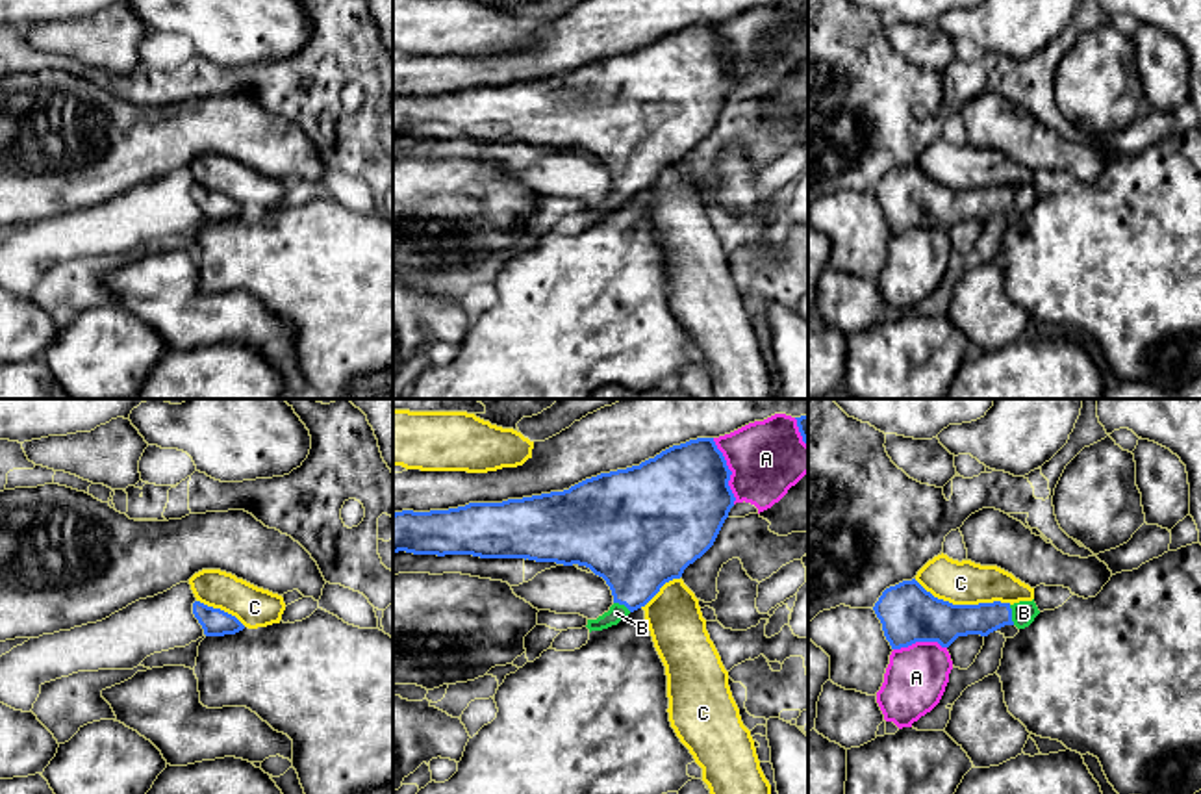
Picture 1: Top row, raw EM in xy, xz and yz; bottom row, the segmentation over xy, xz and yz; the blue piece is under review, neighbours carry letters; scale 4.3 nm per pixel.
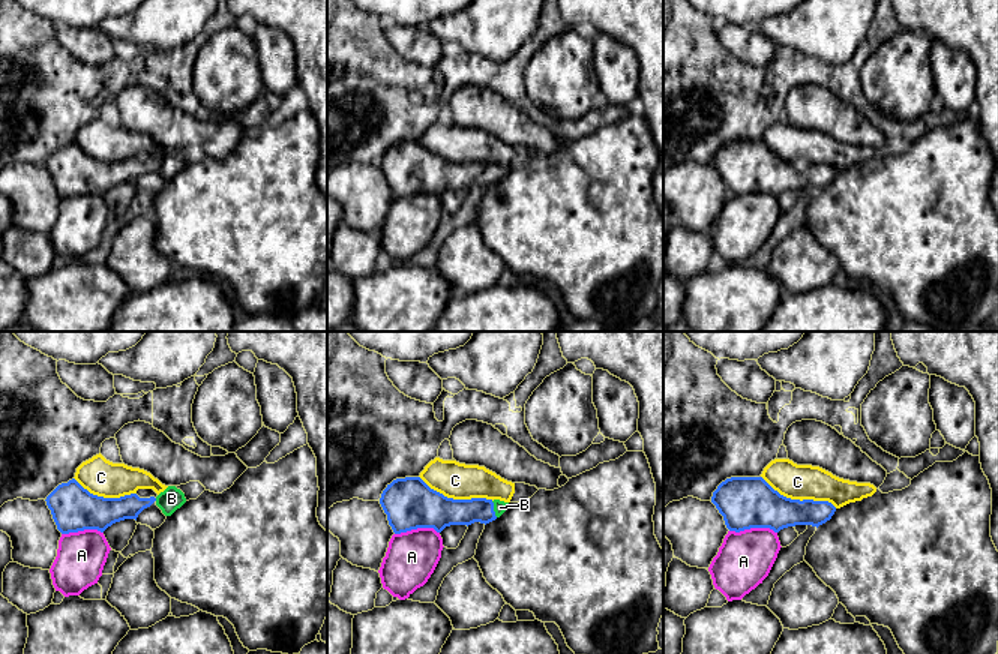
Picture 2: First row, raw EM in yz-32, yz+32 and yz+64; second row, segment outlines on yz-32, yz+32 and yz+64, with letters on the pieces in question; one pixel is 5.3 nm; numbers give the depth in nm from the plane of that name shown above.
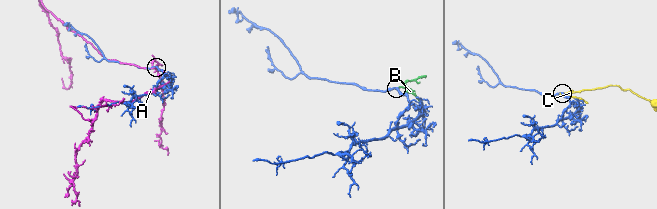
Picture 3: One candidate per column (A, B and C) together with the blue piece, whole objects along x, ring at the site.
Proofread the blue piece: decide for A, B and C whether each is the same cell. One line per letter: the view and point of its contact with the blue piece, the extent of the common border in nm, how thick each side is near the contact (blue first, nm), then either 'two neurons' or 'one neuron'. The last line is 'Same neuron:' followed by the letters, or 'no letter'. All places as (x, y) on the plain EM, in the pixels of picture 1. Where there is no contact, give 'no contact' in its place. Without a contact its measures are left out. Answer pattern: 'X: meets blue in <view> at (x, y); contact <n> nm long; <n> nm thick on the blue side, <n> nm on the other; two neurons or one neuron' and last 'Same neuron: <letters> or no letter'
A: meets blue in xz at (731, 56); contact 300 nm long; 420 nm thick on the blue side, 320 nm on the other; two neurons
B: meets blue in yz at (1011, 199); contact 90 nm long; 140 nm thick on the blue side, 110 nm on the other; one neuron
C: meets blue in yz at (962, 190); contact 440 nm long; 240 nm thick on the blue side, 190 nm on the other; two neurons
Same neuron: B

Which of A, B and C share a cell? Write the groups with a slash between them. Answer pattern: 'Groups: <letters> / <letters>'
Groups: A / B / C

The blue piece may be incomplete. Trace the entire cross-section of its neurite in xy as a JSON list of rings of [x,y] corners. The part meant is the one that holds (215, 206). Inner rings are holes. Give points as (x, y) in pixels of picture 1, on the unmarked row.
[[[200,186],[193,187],[193,198],[202,210],[206,221],[235,219],[245,213],[235,200],[221,193],[208,191]]]

